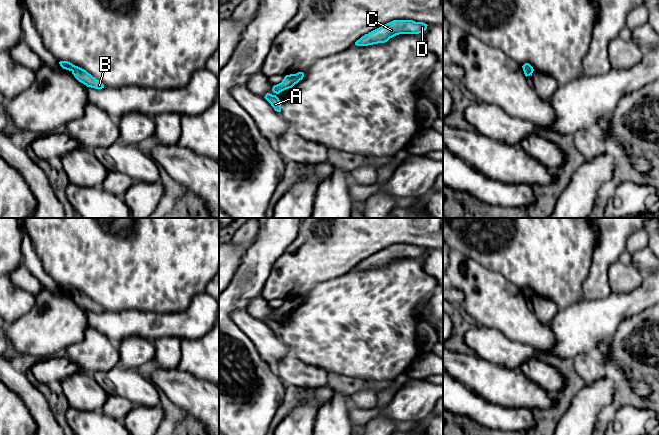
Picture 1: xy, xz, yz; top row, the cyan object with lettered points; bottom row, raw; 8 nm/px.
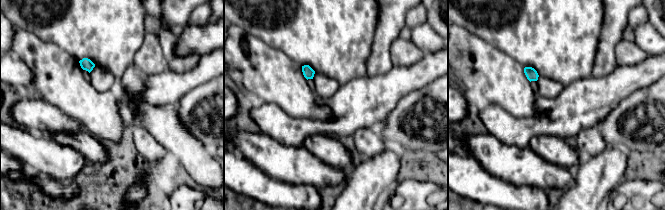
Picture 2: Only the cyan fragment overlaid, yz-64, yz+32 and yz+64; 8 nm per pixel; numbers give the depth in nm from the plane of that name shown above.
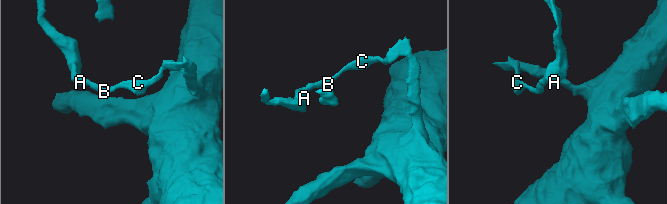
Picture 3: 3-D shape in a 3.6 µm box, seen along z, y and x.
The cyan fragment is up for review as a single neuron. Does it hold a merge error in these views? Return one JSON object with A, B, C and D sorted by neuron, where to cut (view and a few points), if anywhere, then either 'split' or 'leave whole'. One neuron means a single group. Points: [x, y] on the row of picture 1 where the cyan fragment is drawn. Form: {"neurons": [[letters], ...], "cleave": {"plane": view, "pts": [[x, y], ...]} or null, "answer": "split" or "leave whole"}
{"neurons": [["A"], ["B", "C", "D"]], "cleave": {"plane": "xy", "pts": [[74, 65], [71, 70]]}, "answer": "split"}

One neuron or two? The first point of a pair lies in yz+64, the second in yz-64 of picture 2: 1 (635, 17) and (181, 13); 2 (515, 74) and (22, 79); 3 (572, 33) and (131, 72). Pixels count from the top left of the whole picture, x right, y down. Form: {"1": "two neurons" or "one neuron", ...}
{"1": "two neurons", "2": "two neurons", "3": "two neurons"}

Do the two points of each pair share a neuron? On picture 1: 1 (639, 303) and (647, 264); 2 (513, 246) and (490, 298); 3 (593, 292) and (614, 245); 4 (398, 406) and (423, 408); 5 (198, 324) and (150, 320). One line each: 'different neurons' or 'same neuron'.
1: different neurons
2: different neurons
3: same neuron
4: same neuron
5: same neuron

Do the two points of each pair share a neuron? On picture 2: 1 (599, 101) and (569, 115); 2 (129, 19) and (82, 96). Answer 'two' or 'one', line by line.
1: one
2: two

